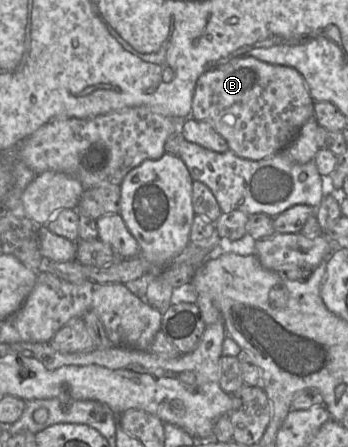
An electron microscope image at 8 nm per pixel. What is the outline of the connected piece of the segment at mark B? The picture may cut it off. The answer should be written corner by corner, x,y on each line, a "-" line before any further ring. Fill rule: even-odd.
244,56
198,78
191,117
210,124
239,157
260,160
282,151
294,140
300,128
314,116
314,102
295,68

